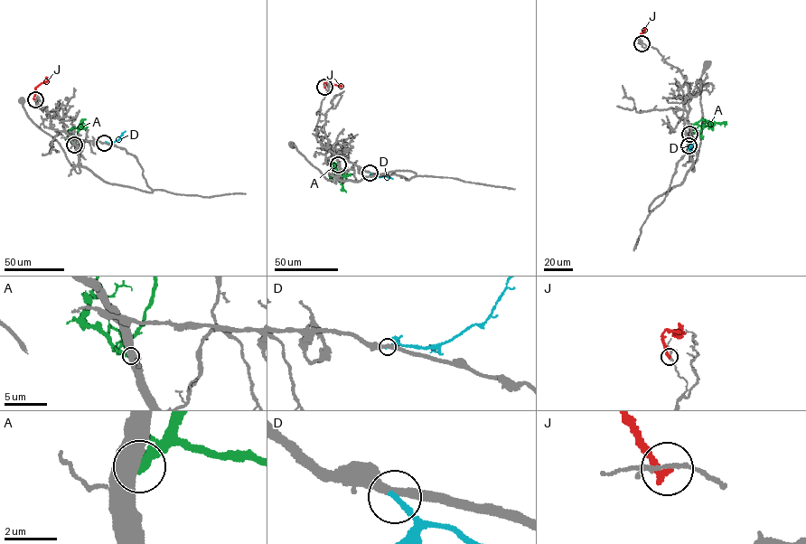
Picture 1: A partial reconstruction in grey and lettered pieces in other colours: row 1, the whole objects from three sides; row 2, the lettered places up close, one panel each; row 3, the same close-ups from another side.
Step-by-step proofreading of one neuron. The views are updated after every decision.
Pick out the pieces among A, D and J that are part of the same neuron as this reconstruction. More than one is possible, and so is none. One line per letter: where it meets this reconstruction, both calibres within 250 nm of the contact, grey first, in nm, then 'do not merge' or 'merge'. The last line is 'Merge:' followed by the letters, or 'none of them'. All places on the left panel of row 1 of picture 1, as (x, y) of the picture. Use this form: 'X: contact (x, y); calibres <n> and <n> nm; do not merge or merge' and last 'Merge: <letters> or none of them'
A: contact (74, 145); calibres 420 and 400 nm; do not merge
D: contact (104, 143); calibres 320 and 220 nm; do not merge
J: contact (35, 99); calibres 110 and 280 nm; do not merge
Merge: none of them

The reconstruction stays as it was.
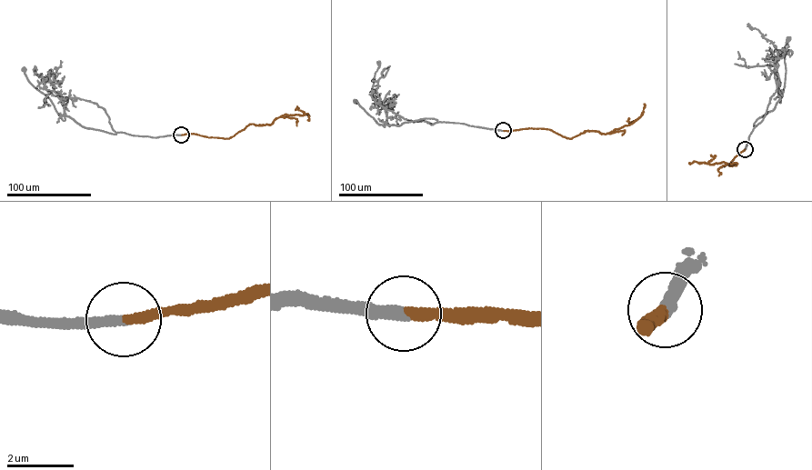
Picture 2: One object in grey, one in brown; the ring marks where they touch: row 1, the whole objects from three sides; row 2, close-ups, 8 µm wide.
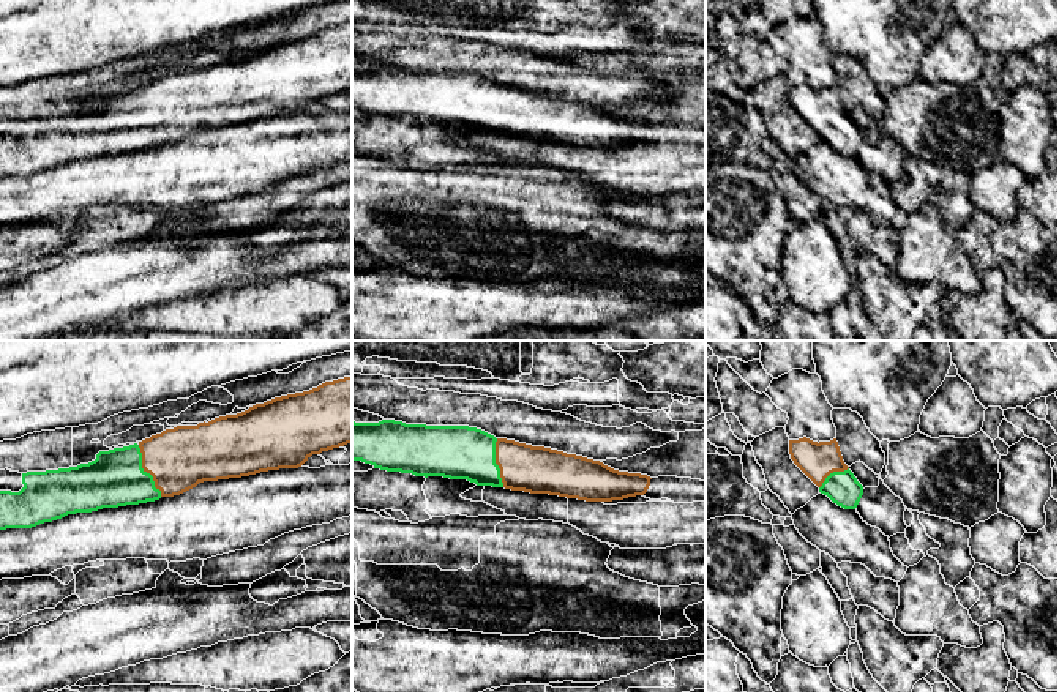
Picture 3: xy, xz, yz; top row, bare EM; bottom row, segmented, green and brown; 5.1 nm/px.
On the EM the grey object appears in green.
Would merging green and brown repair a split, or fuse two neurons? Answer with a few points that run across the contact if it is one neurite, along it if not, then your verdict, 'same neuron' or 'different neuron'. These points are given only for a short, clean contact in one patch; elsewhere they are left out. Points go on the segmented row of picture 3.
same neuron

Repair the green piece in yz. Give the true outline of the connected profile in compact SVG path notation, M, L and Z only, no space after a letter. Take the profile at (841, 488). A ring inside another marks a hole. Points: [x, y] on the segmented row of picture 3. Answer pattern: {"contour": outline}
{"contour": "M806 437L789 440L789 454L821 494L844 509L857 508L863 486L844 464L836 438L819 443Z"}

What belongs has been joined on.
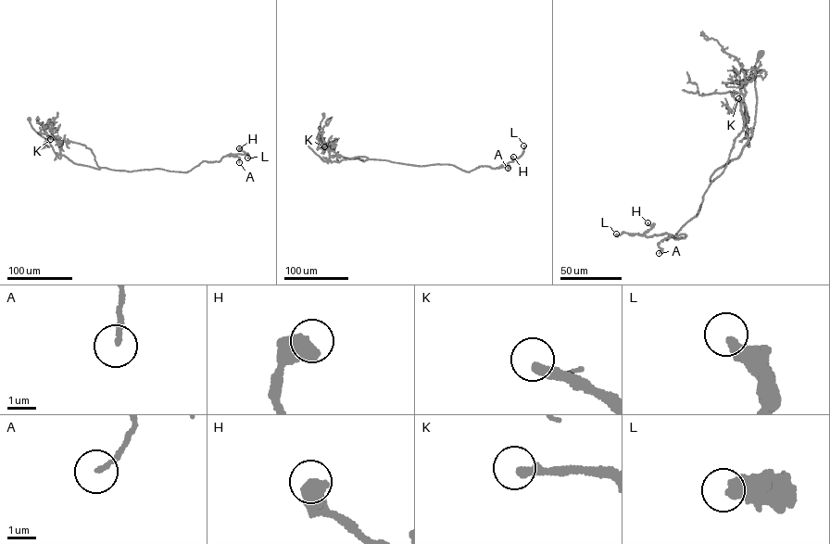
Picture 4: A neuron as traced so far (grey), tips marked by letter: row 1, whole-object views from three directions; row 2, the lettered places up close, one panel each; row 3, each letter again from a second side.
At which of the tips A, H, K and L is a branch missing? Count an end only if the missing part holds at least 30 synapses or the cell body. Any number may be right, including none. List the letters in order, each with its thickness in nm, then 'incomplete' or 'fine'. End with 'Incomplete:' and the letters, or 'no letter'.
A: 170 nm thick; fine
H: 700 nm thick; fine
K: 320 nm thick; incomplete
L: 480 nm thick; fine
Incomplete: K

